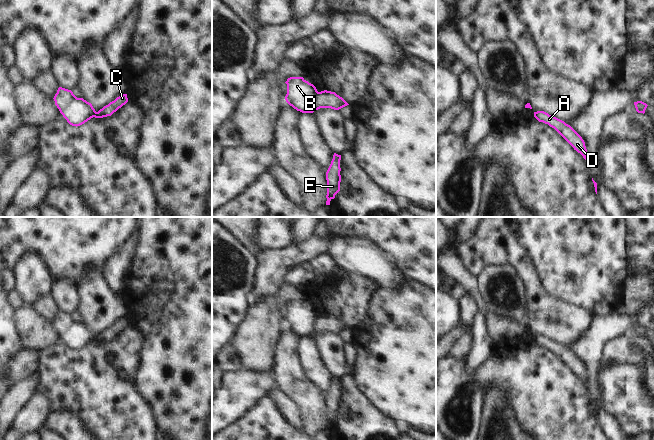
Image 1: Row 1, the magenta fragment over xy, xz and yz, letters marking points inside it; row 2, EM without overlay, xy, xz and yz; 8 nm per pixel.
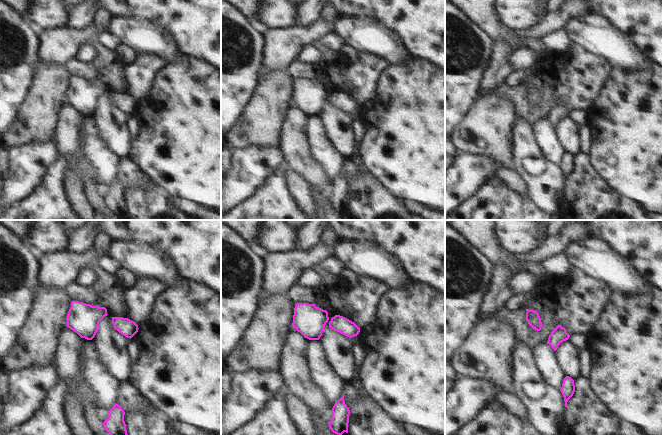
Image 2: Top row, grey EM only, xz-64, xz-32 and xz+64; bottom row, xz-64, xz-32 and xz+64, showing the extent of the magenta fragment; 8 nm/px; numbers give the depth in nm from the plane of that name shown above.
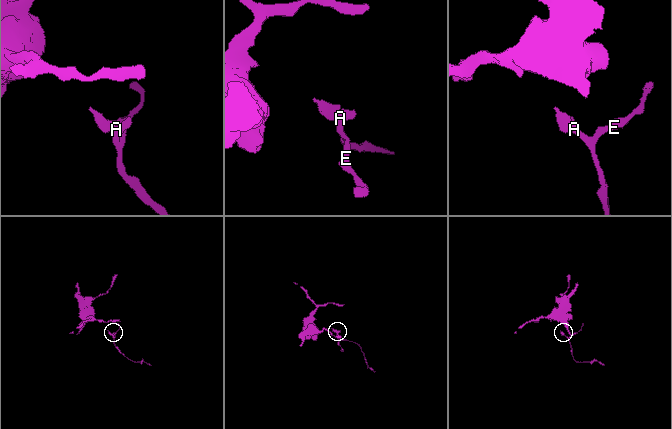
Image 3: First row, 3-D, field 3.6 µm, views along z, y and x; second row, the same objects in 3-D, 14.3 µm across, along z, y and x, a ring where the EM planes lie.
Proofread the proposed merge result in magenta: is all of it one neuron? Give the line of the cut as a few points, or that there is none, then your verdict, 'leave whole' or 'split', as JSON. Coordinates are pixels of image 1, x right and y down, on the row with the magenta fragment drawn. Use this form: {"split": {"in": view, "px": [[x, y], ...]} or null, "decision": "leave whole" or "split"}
{"split": {"in": "xz", "px": [[319, 92], [315, 100], [314, 109]]}, "decision": "split"}

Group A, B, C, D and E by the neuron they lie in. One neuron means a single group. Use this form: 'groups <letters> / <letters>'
groups A C D E / B

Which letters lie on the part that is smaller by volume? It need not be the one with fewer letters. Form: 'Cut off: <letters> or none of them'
Cut off: A, C, D, E

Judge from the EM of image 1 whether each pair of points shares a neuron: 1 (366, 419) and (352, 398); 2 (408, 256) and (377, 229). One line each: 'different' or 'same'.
1: same
2: same

